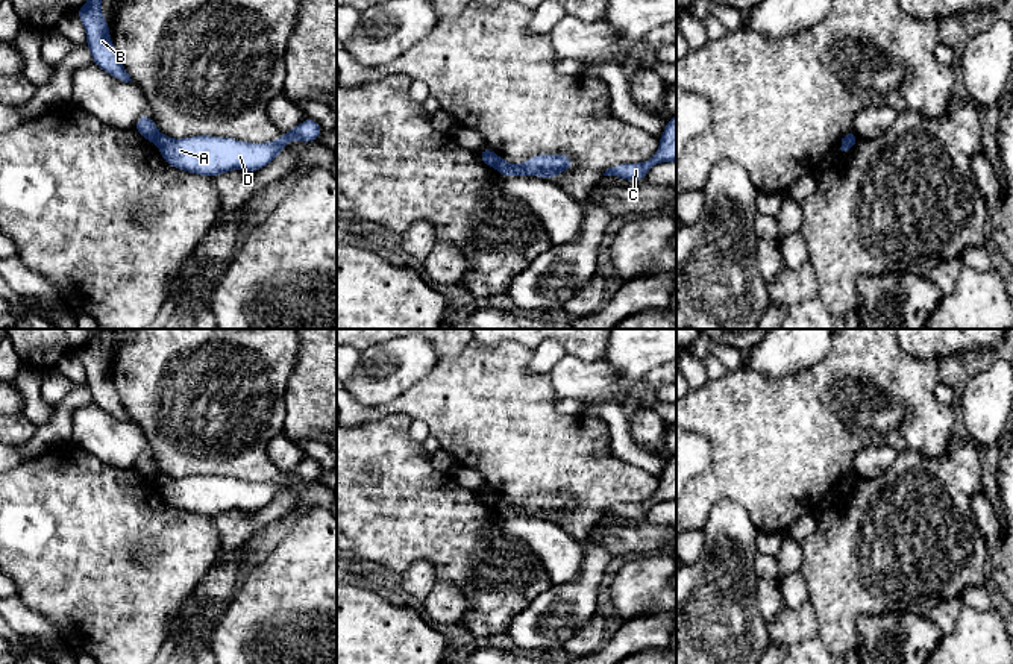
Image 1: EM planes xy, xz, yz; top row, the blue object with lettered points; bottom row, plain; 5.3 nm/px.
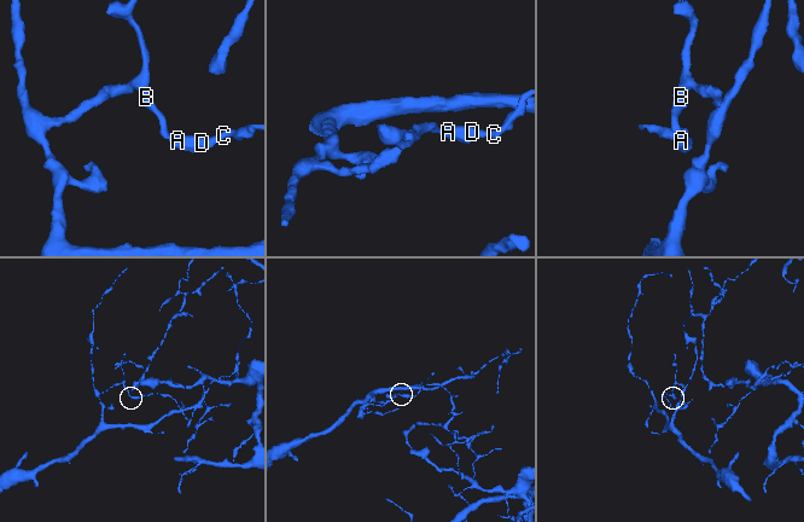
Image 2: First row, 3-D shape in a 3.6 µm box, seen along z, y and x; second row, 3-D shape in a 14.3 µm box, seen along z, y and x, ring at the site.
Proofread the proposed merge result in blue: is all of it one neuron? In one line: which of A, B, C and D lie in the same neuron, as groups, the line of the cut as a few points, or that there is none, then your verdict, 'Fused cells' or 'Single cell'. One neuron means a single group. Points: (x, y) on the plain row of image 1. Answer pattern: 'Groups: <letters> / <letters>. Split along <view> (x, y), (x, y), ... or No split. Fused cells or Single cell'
Groups: A C D / B. Split along xz (499, 498), (495, 507). Fused cells

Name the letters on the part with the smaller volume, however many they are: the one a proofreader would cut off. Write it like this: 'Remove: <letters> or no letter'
Remove: A, C, D

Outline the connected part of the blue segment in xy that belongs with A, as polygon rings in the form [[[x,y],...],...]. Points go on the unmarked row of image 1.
[[[305,458],[297,467],[284,471],[271,482],[252,484],[209,475],[173,479],[159,473],[156,485],[171,506],[214,517],[231,509],[258,511],[282,493],[287,482],[294,479],[314,482],[321,471],[323,467],[317,461]]]

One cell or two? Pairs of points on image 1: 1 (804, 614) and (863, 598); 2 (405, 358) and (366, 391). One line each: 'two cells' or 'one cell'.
1: two cells
2: one cell

